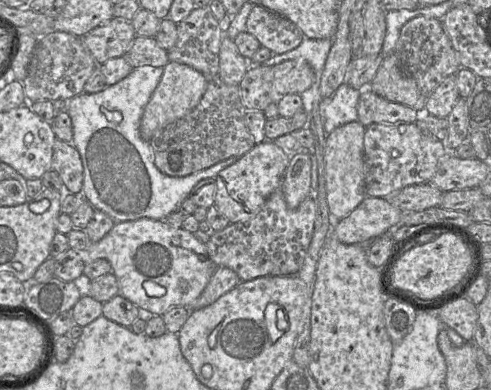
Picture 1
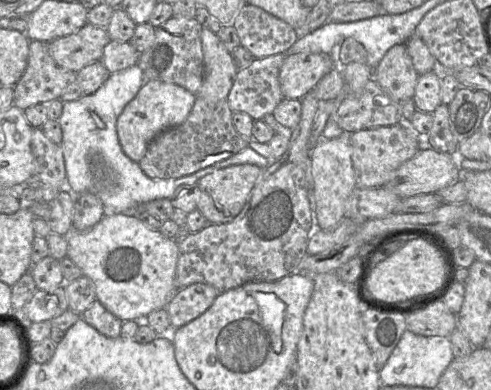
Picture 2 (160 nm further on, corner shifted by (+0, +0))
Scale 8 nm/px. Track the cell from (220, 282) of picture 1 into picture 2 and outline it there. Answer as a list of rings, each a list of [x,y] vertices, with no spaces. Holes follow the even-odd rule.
[[[194,283],[179,289],[165,307],[171,327],[177,329],[203,314],[218,295],[219,291],[206,283]]]

